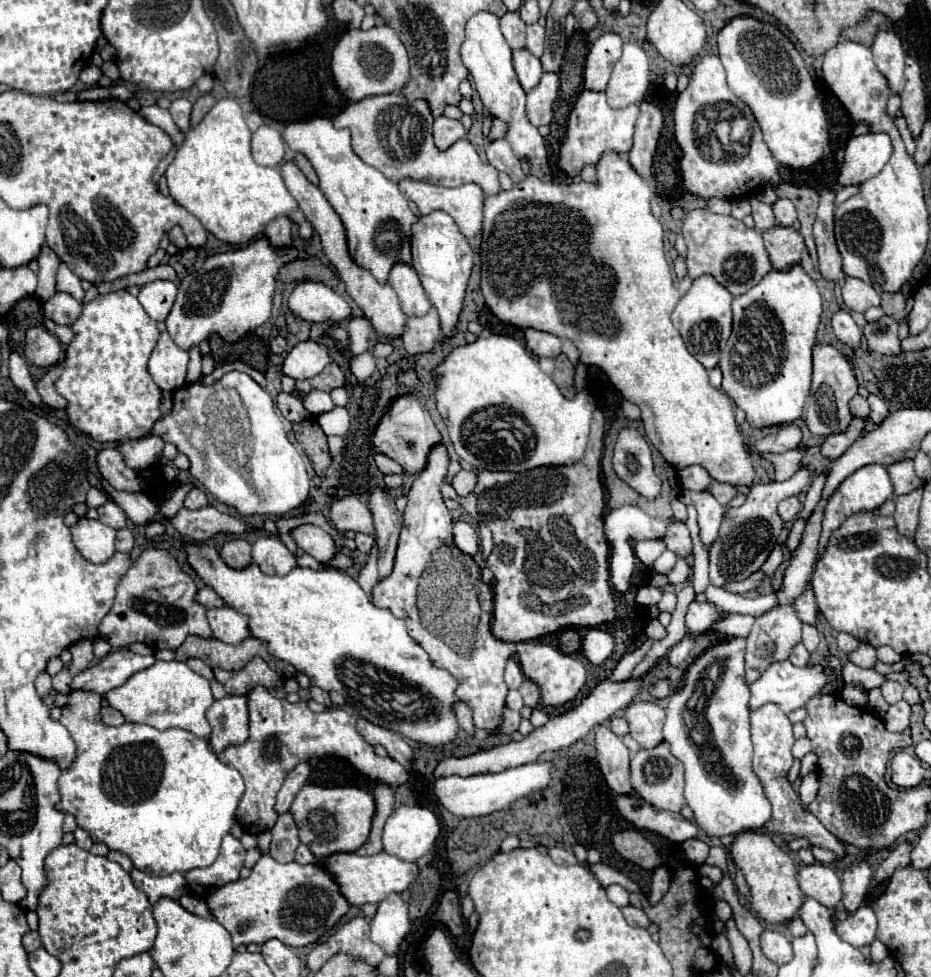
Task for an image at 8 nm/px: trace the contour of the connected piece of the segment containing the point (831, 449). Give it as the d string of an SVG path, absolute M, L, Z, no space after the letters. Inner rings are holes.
M853 418L853 426L849 426L849 430L845 434L831 434L825 438L825 442L821 444L821 454L825 458L829 458L831 462L837 460L855 442L855 438L861 436L865 426L867 426L867 420Z

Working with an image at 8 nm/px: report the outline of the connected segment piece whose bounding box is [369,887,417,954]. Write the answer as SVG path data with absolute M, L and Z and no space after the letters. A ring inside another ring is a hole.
M411 887L402 893L391 893L377 906L377 914L369 919L369 938L379 944L385 954L397 954L401 940L409 932L414 919L409 914Z

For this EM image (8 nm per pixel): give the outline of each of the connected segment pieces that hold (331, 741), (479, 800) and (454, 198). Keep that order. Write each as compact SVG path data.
M255 686L247 694L249 708L249 738L243 744L227 746L223 752L223 762L233 766L245 780L245 794L237 808L237 822L247 834L263 834L273 828L277 820L275 812L275 796L297 762L309 760L313 756L337 754L347 758L361 774L381 780L389 786L399 786L407 782L407 770L391 758L381 758L375 754L373 746L369 746L355 730L357 716L345 712L343 708L325 710L315 714L309 710L307 702L289 704L287 700L279 700L269 694L265 686Z
M535 762L535 764L525 764L525 766L503 770L499 774L477 774L477 776L467 776L467 778L445 776L445 778L435 780L433 794L455 816L461 816L461 818L485 816L495 810L503 810L507 804L515 802L517 798L529 796L535 790L543 790L551 780L551 770L553 770L553 764Z
M403 178L399 182L399 190L407 200L413 200L417 204L417 208L423 216L431 214L435 210L447 212L455 220L455 224L459 226L459 230L463 232L465 238L473 238L481 230L485 194L483 194L481 186L477 186L477 184L463 184L463 186L457 186L457 188L443 188L443 186L433 186L429 182L417 182L417 180L411 180L411 178Z

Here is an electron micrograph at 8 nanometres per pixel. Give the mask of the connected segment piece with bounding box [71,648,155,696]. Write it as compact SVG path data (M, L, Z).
M129 648L109 652L103 660L91 668L79 672L73 678L75 690L93 690L97 694L107 694L109 690L121 686L129 676L155 664L155 656L139 656Z

